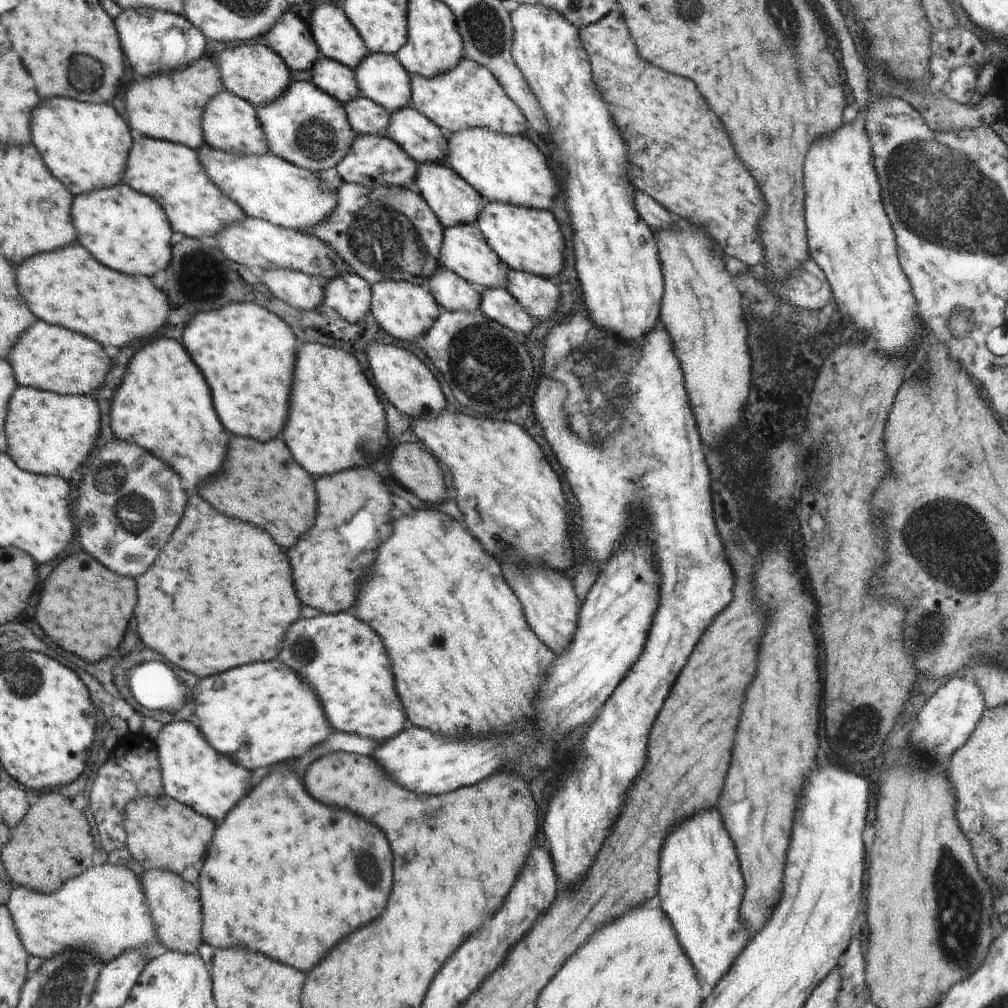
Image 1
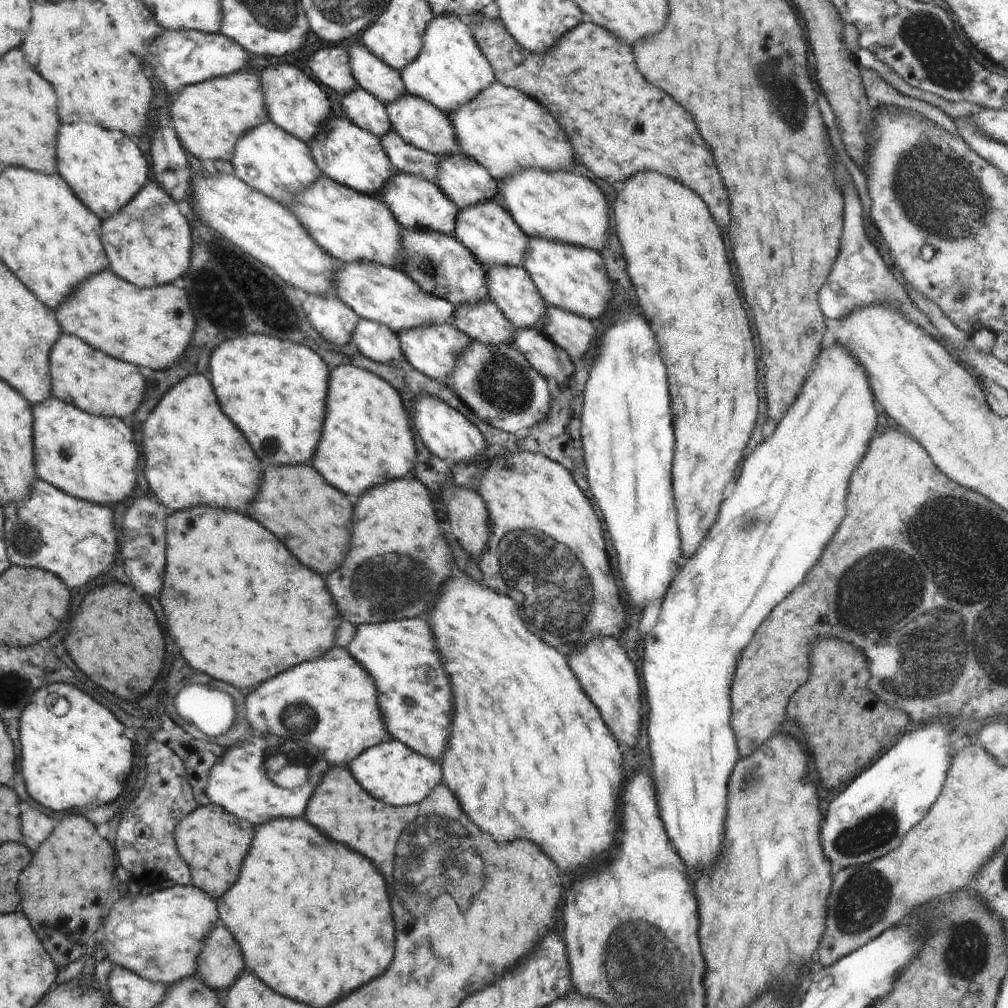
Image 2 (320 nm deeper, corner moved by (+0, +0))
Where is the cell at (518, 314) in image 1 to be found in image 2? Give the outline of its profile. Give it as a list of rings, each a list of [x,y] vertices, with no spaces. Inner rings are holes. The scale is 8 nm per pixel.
[[[517,329],[511,342],[545,379],[564,384],[572,376],[573,361],[544,333]]]

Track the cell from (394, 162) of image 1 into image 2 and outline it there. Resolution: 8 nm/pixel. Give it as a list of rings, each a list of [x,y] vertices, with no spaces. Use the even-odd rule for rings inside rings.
[[[395,172],[393,178],[381,190],[379,198],[392,211],[396,220],[404,229],[411,231],[430,230],[432,232],[452,235],[459,208],[433,182],[428,182],[417,176]]]

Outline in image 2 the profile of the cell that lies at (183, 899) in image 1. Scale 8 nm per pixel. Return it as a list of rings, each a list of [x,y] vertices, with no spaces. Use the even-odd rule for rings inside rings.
[[[219,923],[199,954],[197,974],[205,985],[219,991],[229,989],[244,969],[238,941],[229,928]]]

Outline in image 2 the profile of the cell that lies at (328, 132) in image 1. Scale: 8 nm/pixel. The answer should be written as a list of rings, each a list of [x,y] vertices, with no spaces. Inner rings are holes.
[[[333,114],[327,126],[313,137],[308,146],[317,167],[324,175],[338,184],[367,195],[379,197],[379,191],[396,172],[376,135],[356,126],[349,119],[335,117]]]

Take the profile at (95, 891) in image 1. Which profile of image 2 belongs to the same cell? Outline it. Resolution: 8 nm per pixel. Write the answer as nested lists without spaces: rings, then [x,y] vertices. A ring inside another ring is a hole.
[[[188,883],[187,885],[161,886],[156,892],[146,897],[139,894],[135,899],[130,898],[129,894],[125,890],[121,890],[119,895],[117,895],[113,900],[112,906],[108,908],[108,912],[105,912],[104,924],[101,926],[101,928],[104,928],[104,933],[102,933],[100,938],[97,938],[96,946],[98,946],[98,940],[100,939],[100,948],[105,949],[108,952],[108,956],[106,958],[112,960],[115,965],[123,966],[132,972],[138,973],[142,978],[148,979],[149,981],[159,982],[170,986],[178,981],[190,977],[197,977],[199,954],[203,951],[207,936],[215,930],[219,923],[218,900],[216,900],[211,893],[194,886],[192,883]]]

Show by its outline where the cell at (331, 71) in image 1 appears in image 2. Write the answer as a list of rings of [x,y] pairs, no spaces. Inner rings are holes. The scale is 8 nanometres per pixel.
[[[360,86],[343,96],[342,108],[350,121],[379,139],[392,130],[385,104]]]

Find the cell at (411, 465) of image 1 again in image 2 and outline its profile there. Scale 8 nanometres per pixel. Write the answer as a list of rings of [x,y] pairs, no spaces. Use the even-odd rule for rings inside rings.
[[[448,484],[443,487],[442,501],[447,506],[447,515],[450,519],[451,531],[453,532],[458,544],[466,550],[471,560],[471,565],[476,564],[478,558],[483,555],[489,538],[489,512],[483,498],[479,493],[466,487],[458,487],[456,484]]]

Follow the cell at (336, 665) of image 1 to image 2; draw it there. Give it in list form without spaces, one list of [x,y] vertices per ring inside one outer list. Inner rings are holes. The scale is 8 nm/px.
[[[409,618],[357,625],[356,628],[356,636],[346,648],[376,683],[381,715],[391,738],[403,742],[422,756],[441,764],[451,735],[453,690],[452,684],[448,688],[448,674],[442,666],[440,654],[436,652],[436,642],[432,640],[434,636],[430,624],[422,618]]]

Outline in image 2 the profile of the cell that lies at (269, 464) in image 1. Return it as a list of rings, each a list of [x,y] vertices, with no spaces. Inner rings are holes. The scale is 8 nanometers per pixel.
[[[311,465],[280,466],[266,470],[264,482],[257,492],[258,498],[250,504],[248,516],[252,516],[256,522],[260,522],[264,528],[268,528],[278,540],[310,570],[316,570],[320,576],[334,572],[344,556],[348,554],[348,540],[352,534],[352,504],[350,500],[332,488],[331,484]]]

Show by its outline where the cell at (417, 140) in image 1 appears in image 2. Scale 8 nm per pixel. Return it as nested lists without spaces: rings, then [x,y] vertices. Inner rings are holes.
[[[460,155],[442,157],[436,184],[459,209],[494,201],[498,182],[475,159]]]

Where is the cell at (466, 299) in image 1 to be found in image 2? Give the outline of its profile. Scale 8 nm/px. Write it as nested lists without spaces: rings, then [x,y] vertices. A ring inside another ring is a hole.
[[[492,302],[460,305],[454,308],[453,325],[472,340],[485,345],[512,344],[517,328]]]

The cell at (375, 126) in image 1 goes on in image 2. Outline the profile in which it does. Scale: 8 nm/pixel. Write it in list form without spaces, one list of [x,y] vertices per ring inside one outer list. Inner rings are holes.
[[[388,131],[381,139],[396,172],[414,175],[428,182],[437,182],[437,170],[441,158],[408,144],[397,132]]]

